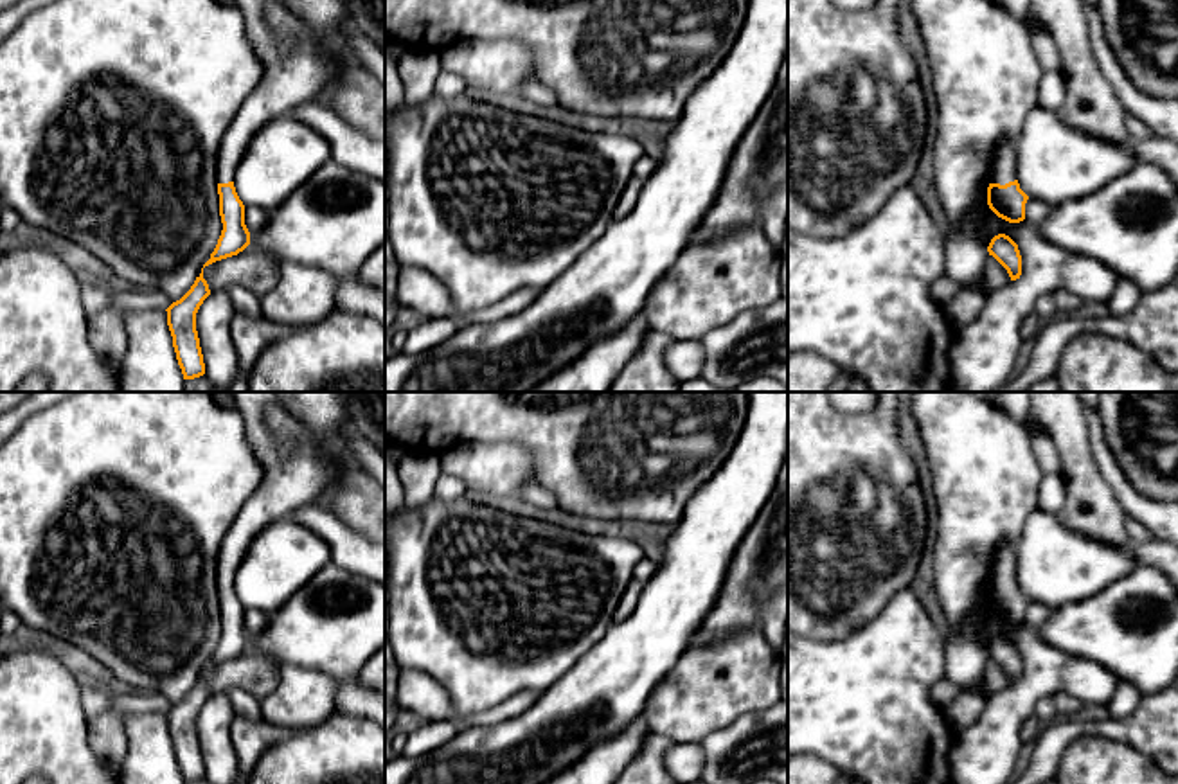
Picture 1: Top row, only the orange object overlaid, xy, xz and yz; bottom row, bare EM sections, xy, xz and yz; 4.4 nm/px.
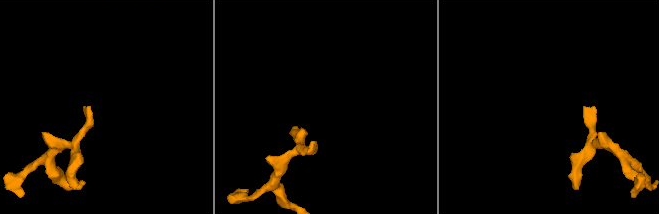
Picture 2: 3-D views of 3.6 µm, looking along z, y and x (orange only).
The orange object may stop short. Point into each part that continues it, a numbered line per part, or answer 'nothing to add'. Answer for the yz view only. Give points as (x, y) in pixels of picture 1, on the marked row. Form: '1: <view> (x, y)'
1: yz (1004, 162)

